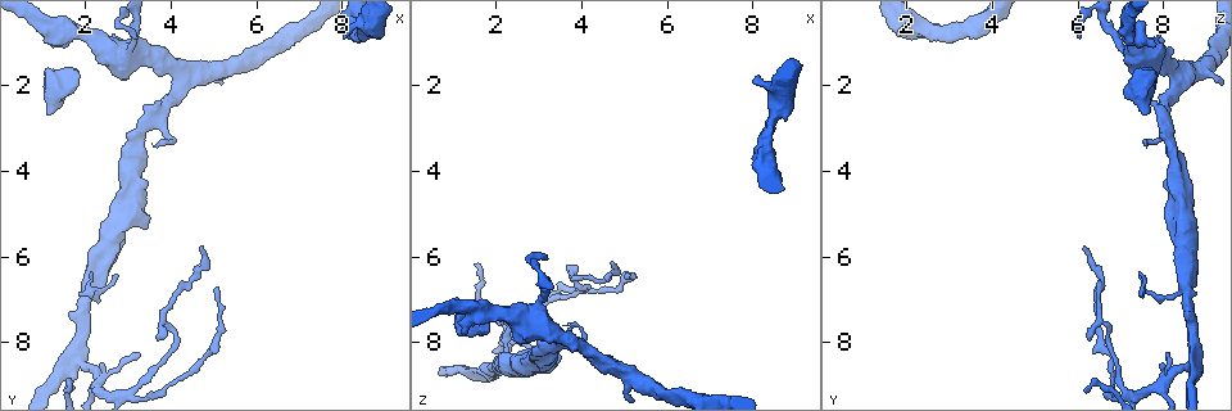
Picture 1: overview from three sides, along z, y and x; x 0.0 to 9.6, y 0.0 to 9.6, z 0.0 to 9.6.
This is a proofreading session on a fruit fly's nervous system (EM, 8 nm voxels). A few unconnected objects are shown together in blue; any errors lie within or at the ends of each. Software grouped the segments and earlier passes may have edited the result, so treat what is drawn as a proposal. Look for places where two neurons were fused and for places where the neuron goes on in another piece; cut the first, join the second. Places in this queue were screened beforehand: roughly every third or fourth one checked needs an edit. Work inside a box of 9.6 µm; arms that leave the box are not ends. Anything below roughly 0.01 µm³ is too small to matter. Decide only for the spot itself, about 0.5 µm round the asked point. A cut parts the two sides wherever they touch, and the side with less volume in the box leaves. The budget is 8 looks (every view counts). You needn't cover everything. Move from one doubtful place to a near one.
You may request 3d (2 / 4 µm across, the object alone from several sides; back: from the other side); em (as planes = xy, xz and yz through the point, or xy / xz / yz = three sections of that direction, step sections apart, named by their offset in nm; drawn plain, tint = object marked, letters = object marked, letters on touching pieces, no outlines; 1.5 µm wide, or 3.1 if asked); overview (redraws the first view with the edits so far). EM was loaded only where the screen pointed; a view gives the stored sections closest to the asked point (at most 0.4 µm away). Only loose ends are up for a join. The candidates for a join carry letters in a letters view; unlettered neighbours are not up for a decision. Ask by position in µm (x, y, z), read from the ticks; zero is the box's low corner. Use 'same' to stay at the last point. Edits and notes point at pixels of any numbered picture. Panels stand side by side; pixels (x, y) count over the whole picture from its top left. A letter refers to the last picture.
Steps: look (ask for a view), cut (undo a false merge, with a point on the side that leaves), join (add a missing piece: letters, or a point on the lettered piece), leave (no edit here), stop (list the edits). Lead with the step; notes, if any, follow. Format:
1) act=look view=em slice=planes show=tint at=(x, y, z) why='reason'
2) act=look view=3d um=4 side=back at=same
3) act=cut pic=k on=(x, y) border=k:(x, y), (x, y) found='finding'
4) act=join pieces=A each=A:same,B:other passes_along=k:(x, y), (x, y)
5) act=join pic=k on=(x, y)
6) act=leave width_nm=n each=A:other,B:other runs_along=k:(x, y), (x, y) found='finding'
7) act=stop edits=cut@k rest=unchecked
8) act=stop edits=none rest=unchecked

act=look view=3d um=2 side=back at=(1.10, 2.70, 7.50) why='stops while still wide'

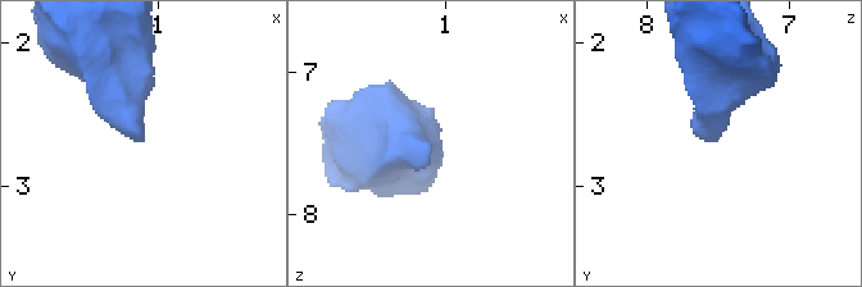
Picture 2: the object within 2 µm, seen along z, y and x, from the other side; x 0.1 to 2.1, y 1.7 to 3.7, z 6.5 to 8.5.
act=look view=em slice=planes show=letters at=(1.14, 2.68, 7.52) why='need the tissue'

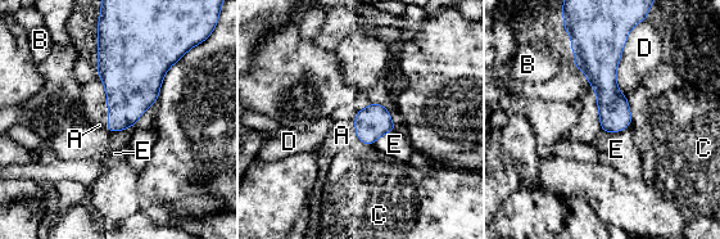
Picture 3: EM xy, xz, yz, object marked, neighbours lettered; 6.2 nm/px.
act=join pieces=A width_nm=200 each=A:same,B:other,C:other,D:other,E:other found='the neuron continues'

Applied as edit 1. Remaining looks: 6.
act=look view=overview why='see it whole again'

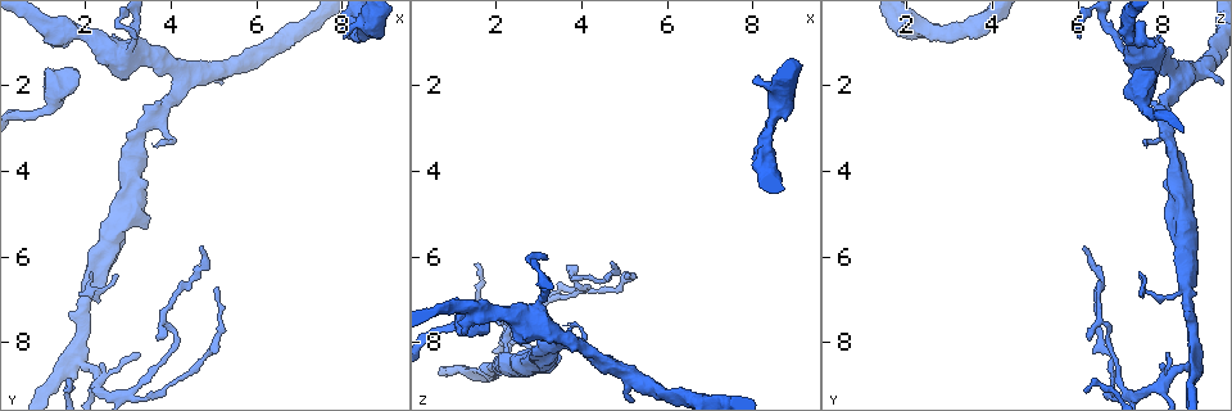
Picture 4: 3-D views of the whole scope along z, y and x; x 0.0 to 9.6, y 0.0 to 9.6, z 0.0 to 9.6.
act=look view=em slice=xy step=8 show=plain at=(3.55, 3.40, 7.65)

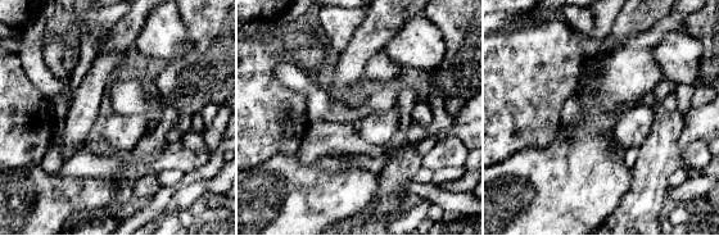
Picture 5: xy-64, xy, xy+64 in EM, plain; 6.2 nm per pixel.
act=look view=em slice=xy step=8 show=letters at=same

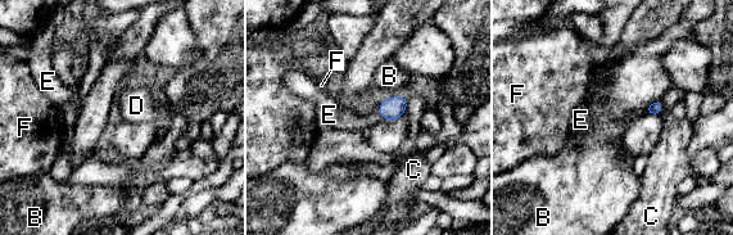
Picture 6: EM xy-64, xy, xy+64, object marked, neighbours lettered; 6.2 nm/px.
act=join pieces=E longest_contact=B:130nm each=B:other,C:other,D:other,E:same,F:other passes_along=6:(394, 107), (380, 112), (342, 120) found='it goes on there'

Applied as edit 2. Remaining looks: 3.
act=look view=em slice=xy step=8 show=letters at=(1.90, 8.35, 8.70) why='abrupt turn'

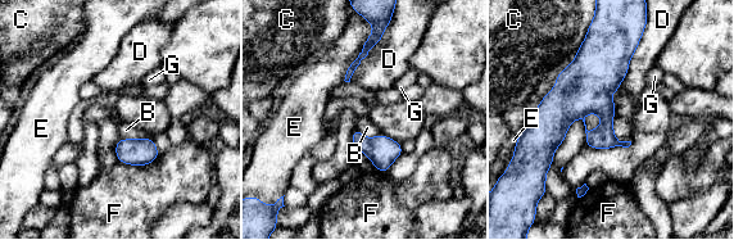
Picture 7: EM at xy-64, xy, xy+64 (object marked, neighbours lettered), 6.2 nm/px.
act=look view=em slice=planes show=letters at=same why='cut it another way'

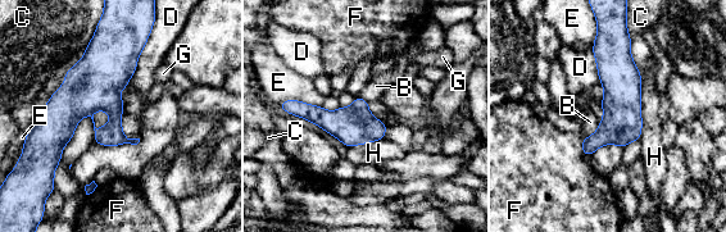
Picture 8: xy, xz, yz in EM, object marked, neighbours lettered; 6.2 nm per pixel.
act=leave longest_contact=H:400nm each=B:other,C:other,D:other,E:other,F:other,G:other,H:other border=8:(599, 123), (598, 128), (588, 136) found='all the same neuron'

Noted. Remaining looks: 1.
act=stop edits=join@3,join@6 rest=unchecked

